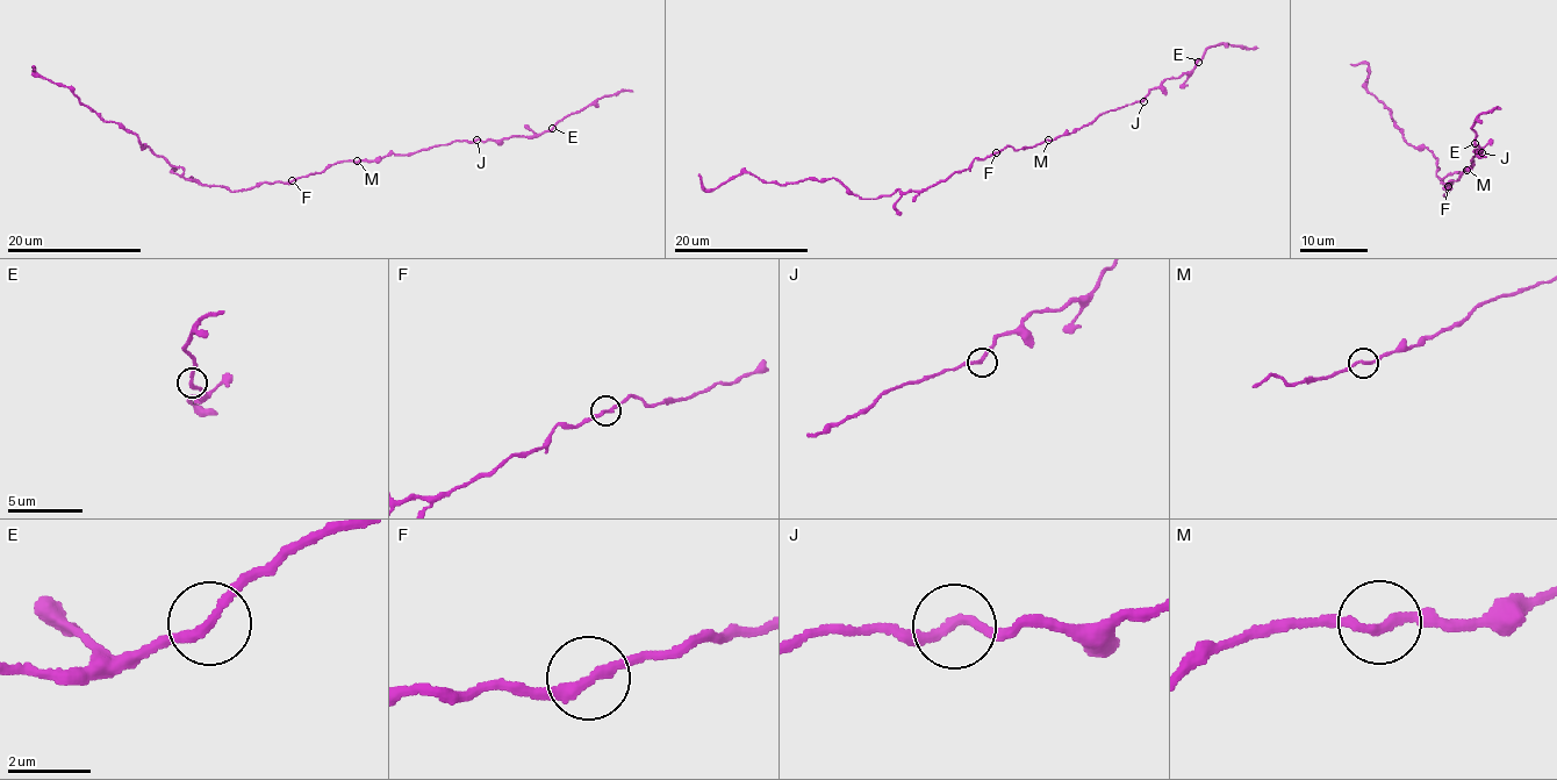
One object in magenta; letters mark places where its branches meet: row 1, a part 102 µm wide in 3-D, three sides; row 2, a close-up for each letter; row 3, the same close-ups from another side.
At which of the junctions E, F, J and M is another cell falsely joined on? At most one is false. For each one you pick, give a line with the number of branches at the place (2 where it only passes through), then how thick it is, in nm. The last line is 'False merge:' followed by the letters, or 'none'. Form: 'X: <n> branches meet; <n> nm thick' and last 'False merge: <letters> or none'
F: 2 branches meet; 240 nm thick
False merge: F

